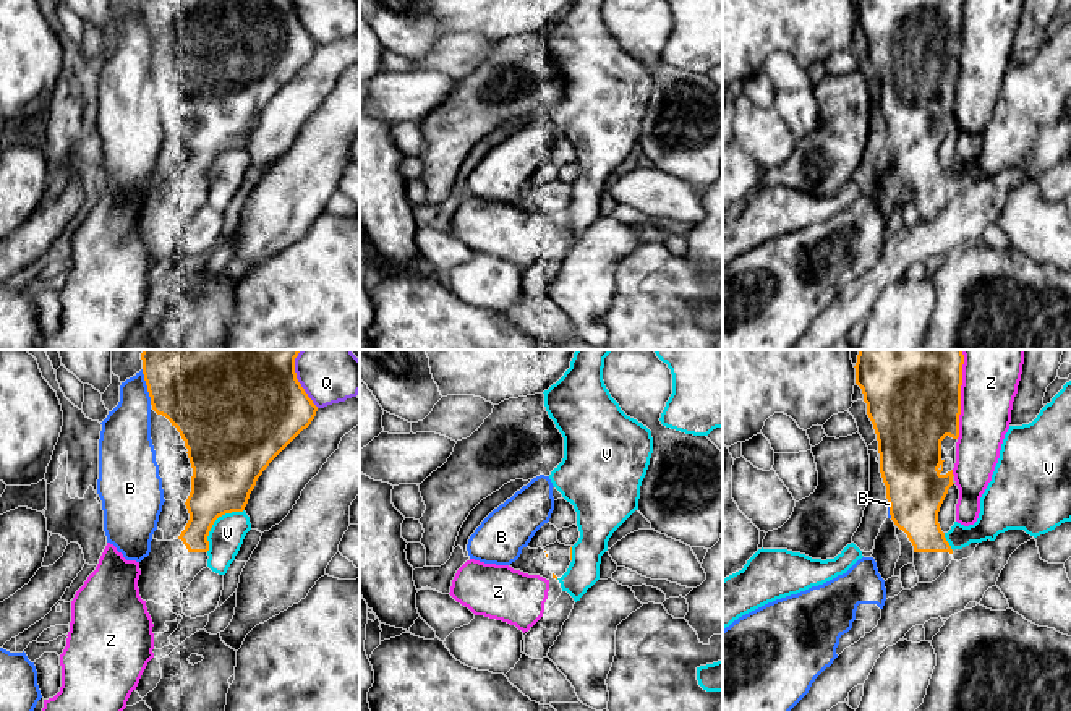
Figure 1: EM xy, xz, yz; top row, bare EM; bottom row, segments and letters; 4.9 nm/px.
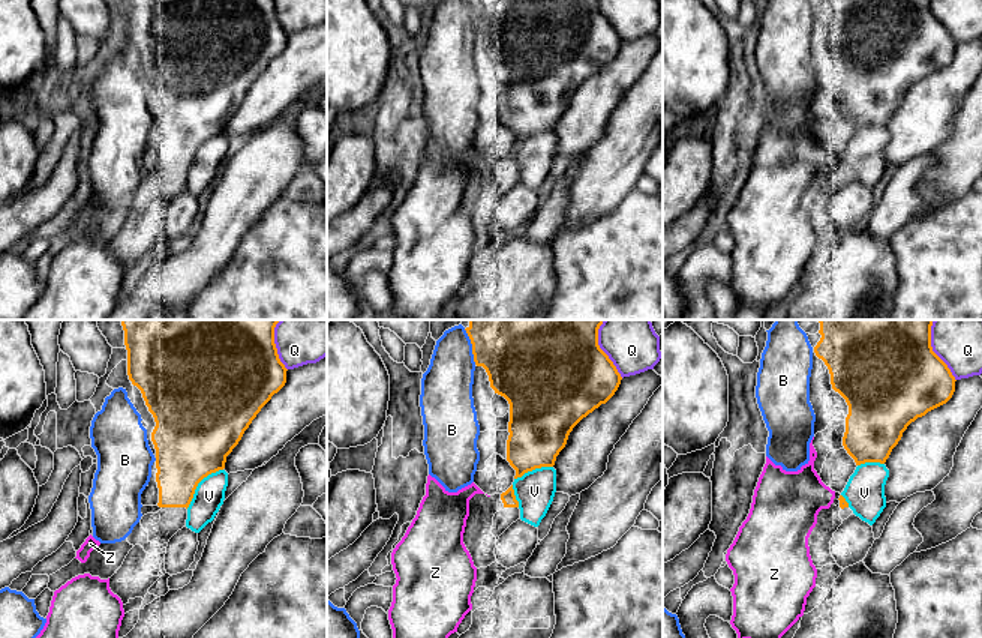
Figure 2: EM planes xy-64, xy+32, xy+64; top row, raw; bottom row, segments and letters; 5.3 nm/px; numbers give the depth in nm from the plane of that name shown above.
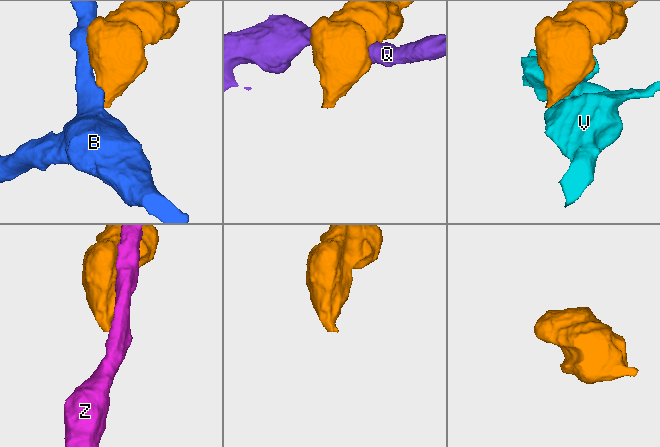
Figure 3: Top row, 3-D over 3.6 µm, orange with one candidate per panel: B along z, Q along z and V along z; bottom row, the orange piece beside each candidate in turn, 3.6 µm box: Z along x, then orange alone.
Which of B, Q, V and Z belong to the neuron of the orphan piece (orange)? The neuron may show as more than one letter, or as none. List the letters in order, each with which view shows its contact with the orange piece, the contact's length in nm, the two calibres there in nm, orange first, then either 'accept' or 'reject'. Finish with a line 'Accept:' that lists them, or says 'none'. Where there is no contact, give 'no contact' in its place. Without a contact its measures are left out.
B: xy | 180 nm | 360/240 nm | reject
Q: xy | 260 nm | 460/200 nm | reject
V: xy | 280 nm | 320/170 nm | reject
Z: yz | 380 nm | 440/260 nm | reject
Accept: none

